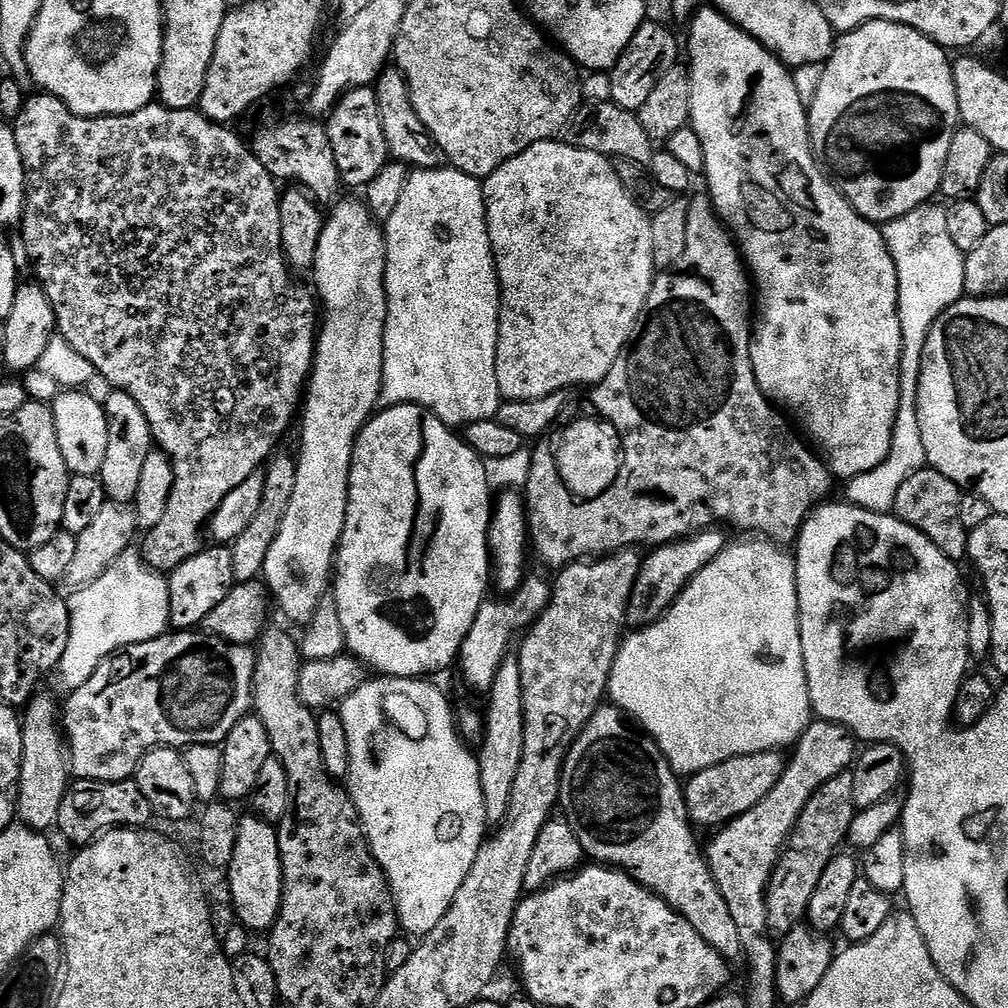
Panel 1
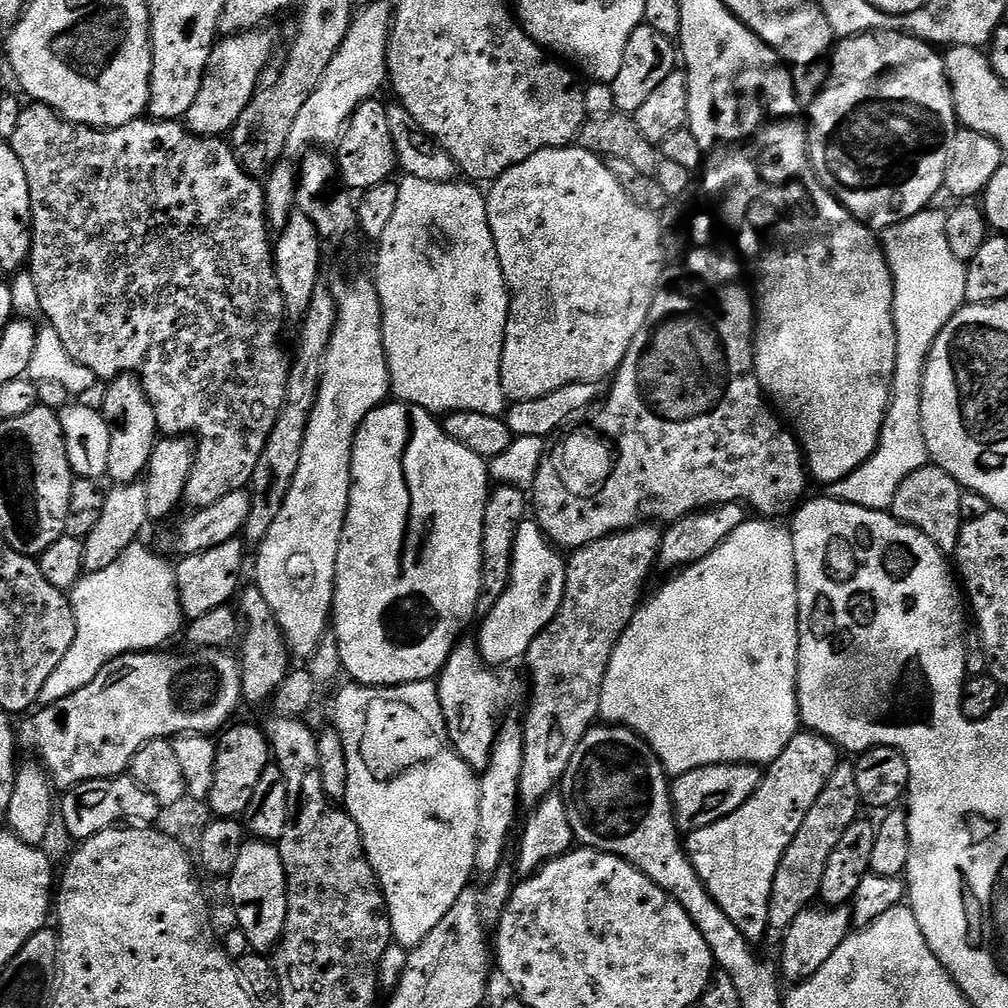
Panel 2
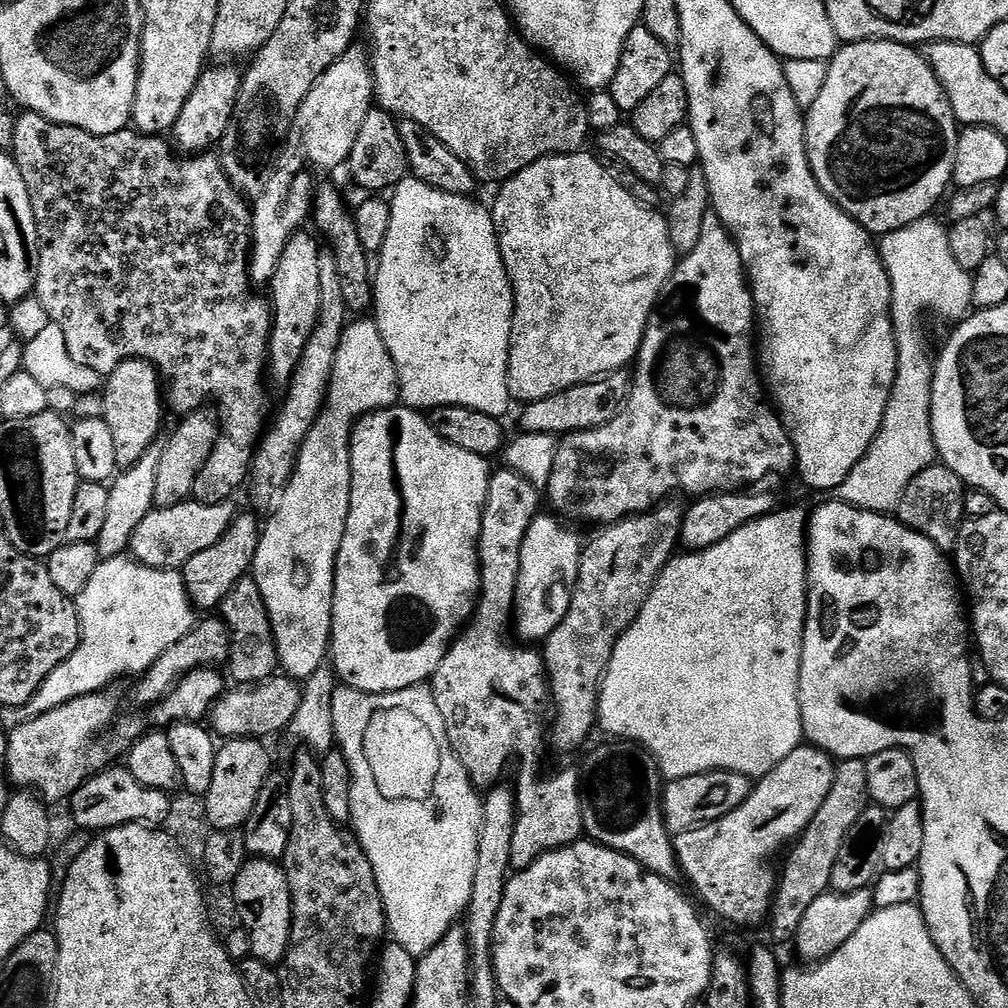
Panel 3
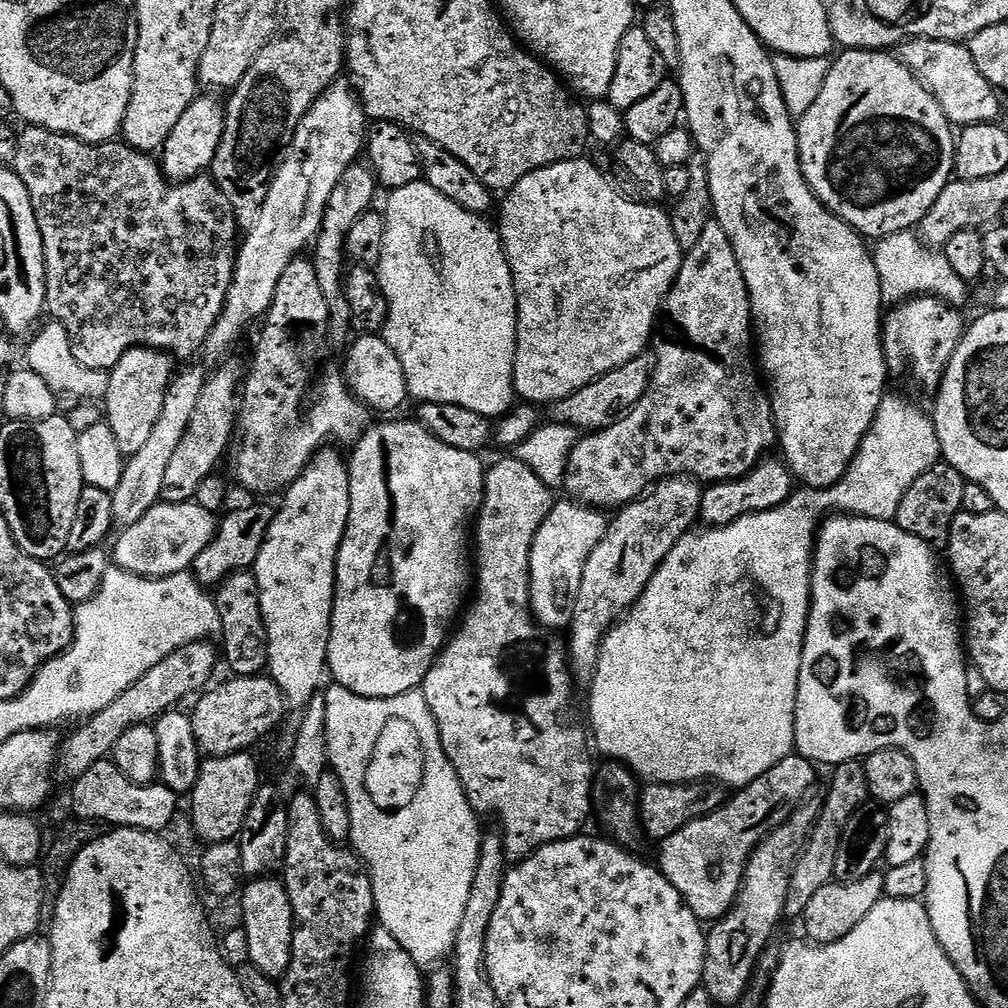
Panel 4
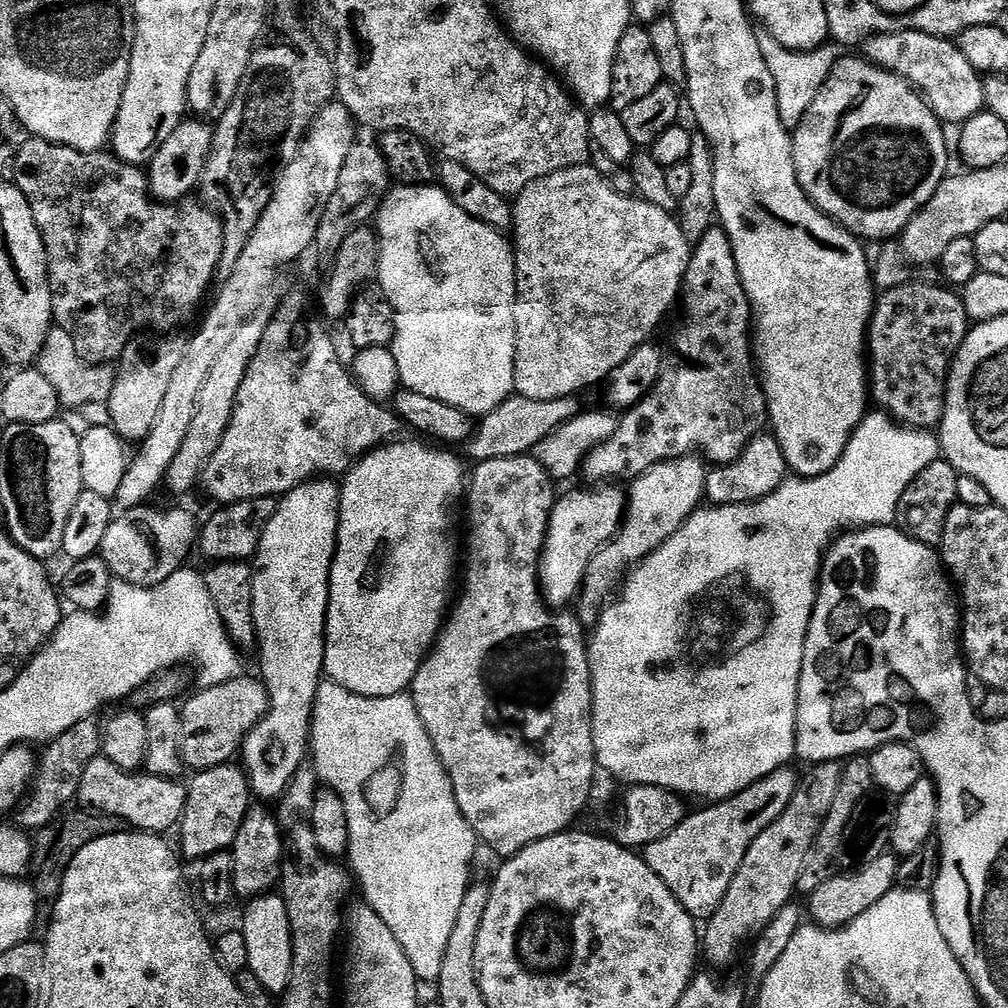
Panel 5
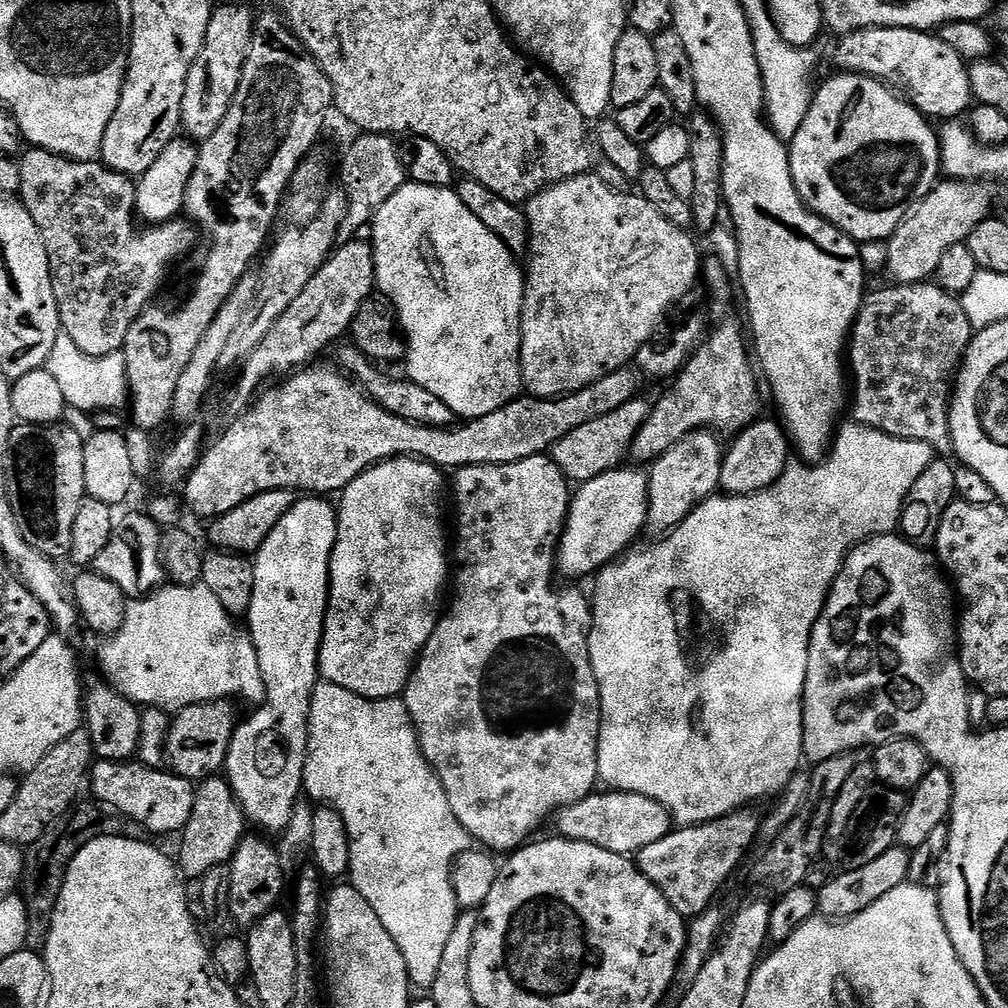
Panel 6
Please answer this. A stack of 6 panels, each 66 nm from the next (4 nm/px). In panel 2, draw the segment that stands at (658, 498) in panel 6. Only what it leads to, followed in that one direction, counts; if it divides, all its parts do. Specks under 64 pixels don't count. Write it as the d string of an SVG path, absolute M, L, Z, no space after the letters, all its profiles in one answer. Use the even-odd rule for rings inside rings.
M655 523L638 524L635 528L625 528L622 532L614 532L606 538L577 548L567 557L566 594L562 598L562 606L554 622L550 622L550 626L546 626L546 630L542 630L542 634L530 642L526 657L528 676L532 679L532 701L528 704L528 717L522 720L524 753L520 803L525 809L535 808L561 787L570 766L570 758L574 758L574 750L578 750L578 742L582 742L582 738L586 738L588 731L597 723L602 682L606 678L614 646L618 646L626 626L630 626L636 609L642 603L640 595L648 584L652 567L657 567L663 537L663 531Z

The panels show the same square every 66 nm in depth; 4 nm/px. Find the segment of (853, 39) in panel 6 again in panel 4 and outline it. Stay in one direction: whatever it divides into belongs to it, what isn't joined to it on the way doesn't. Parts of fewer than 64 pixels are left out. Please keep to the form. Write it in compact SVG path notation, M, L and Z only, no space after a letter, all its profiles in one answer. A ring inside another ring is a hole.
M905 40L898 48L898 59L912 71L916 79L942 106L948 123L953 126L966 124L995 124L1000 117L1000 100L995 88L982 78L970 50L954 40Z

